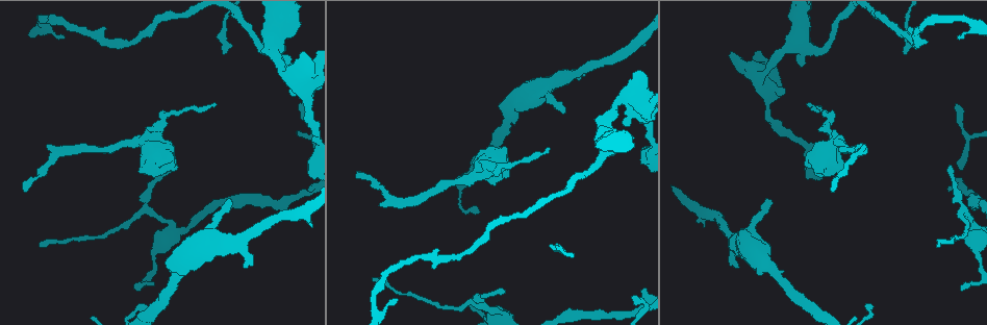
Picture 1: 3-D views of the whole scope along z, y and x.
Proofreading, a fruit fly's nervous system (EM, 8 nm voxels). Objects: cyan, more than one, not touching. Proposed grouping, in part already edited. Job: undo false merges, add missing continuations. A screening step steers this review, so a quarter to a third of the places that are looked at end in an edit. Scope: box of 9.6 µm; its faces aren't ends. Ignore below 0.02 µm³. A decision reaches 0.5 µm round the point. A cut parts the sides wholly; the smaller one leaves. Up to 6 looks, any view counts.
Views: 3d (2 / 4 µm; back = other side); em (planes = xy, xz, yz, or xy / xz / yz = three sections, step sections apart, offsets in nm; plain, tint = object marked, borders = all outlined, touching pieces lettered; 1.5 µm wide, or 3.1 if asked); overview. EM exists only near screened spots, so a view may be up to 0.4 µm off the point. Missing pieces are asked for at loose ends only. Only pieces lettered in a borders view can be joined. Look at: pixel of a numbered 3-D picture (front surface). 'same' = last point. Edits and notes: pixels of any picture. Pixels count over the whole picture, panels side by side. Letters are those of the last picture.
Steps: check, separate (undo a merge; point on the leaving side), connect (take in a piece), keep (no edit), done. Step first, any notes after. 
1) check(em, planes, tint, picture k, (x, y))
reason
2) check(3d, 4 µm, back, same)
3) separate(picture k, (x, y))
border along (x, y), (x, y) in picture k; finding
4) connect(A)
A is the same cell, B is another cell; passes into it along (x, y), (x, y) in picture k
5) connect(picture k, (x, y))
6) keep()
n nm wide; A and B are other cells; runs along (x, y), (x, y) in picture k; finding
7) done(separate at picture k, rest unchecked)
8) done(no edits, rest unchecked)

check(em, xz, step 4, tint, picture 1, (643, 72))
an open end

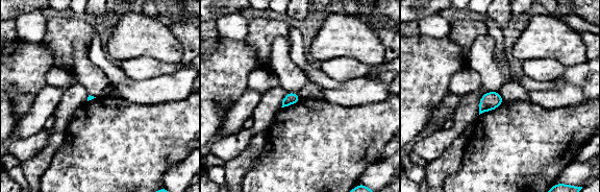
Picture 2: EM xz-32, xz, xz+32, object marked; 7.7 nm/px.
check(em, planes, borders, same)

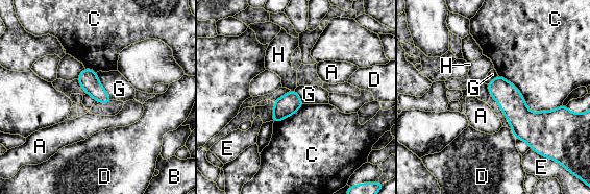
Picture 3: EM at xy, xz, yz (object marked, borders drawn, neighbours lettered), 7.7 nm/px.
keep()
A, B, C, D, E, G and H are other cells; border along (96, 72), (101, 86), (112, 99) in picture 3; none of them fits

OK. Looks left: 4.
check(3d, 2 µm, picture 1, (228, 200))
free end

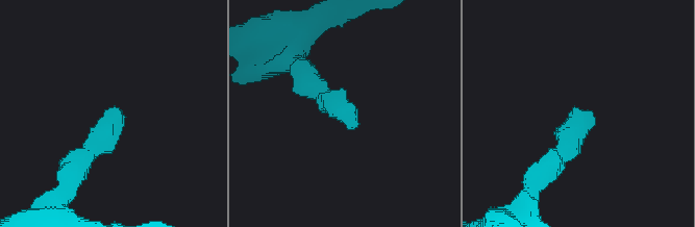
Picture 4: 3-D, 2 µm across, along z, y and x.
check(em, planes, plain, picture 4, (118, 109))
shape alone is not enough

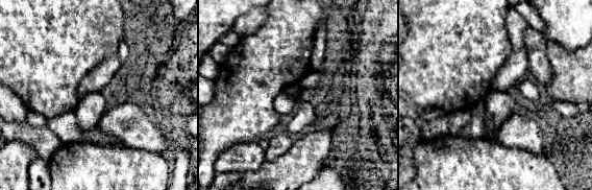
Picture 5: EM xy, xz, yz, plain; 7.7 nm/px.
check(em, planes, borders, same)

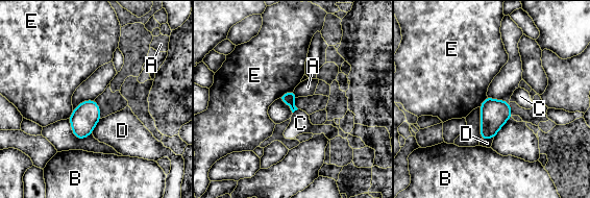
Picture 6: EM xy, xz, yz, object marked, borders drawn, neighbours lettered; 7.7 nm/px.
connect(C)
C is the same cell, A, B, D and E are other cells; it goes on there

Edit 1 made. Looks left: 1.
check(em, planes, borders, picture 1, (358, 173))

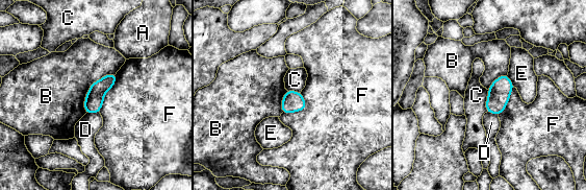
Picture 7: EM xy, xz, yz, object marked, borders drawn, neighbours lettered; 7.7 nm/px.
keep()
140 nm wide; A, B, C, D, E and F are other cells; border along (488, 90), (485, 112) in picture 7; none of them fits

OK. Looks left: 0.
done(connect at picture 6, rest unchecked)

